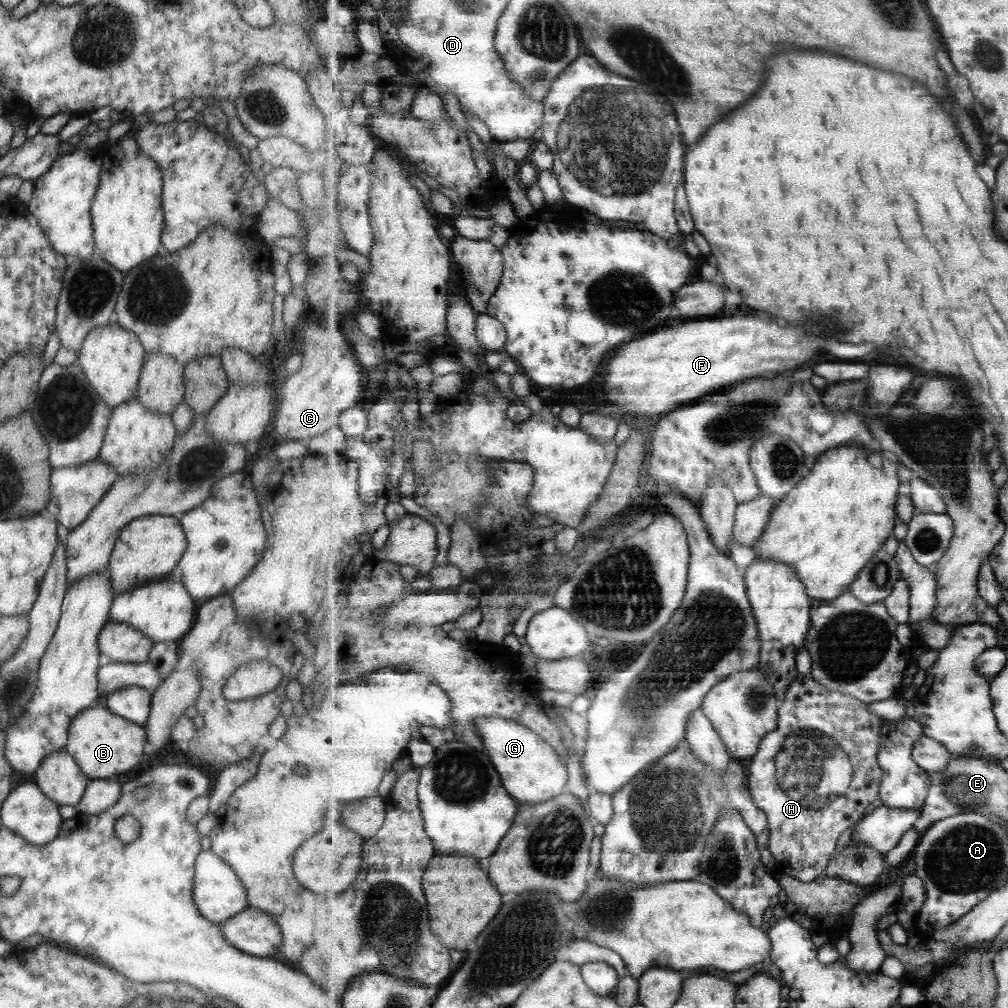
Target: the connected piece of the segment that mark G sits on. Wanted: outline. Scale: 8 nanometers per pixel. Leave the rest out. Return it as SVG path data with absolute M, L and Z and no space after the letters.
M497 715L491 718L481 717L474 724L477 724L478 733L482 735L483 748L494 762L495 769L499 771L504 787L518 804L547 802L563 794L569 782L569 772L565 761L551 743L543 740L527 726Z

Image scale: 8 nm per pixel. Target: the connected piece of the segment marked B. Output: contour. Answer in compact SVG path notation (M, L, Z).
M102 704L84 708L69 724L69 736L64 750L73 754L79 770L89 780L114 778L141 763L141 756L146 748L145 730L138 724L129 722L113 714Z

